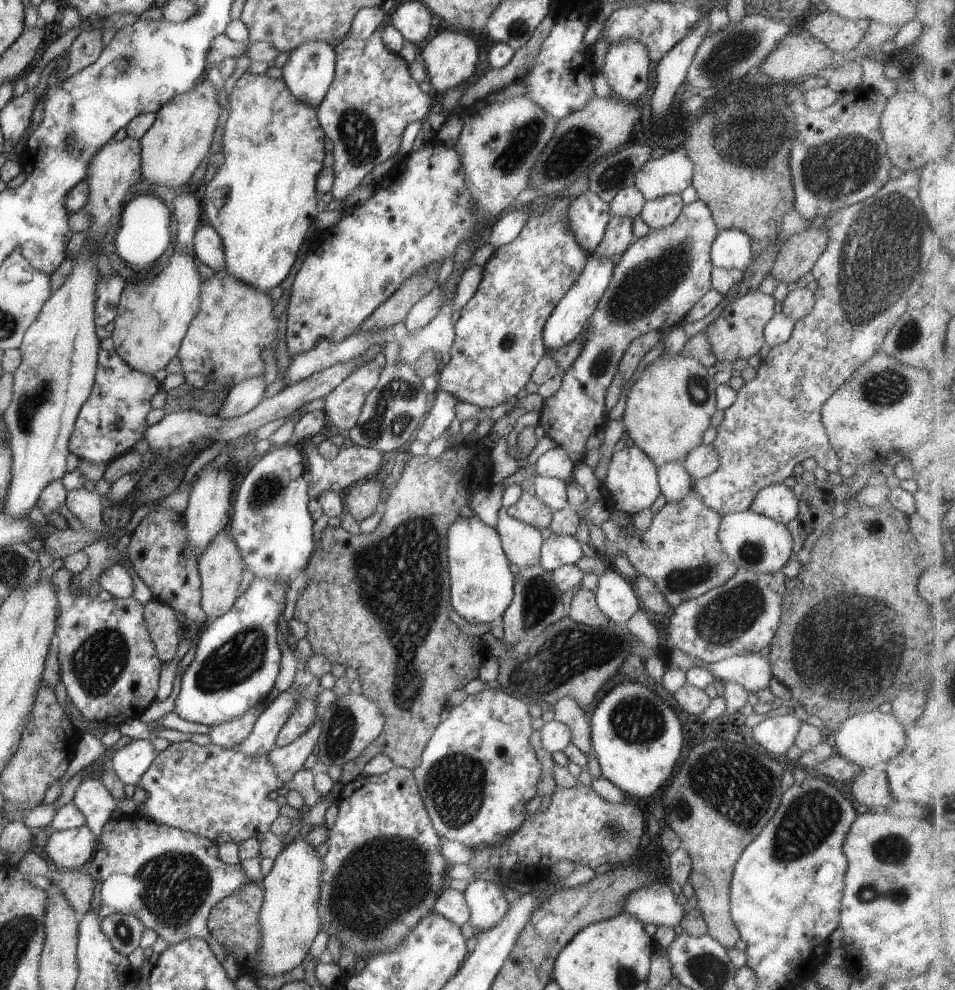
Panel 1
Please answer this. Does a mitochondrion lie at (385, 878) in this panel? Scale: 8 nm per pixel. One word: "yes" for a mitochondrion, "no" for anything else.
yes

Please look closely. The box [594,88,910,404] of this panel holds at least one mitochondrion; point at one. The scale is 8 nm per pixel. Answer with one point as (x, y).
(840, 169)

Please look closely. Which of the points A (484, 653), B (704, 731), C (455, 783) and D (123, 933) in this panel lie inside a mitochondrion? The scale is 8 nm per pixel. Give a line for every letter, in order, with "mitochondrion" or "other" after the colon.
A: other
B: other
C: mitochondrion
D: mitochondrion

